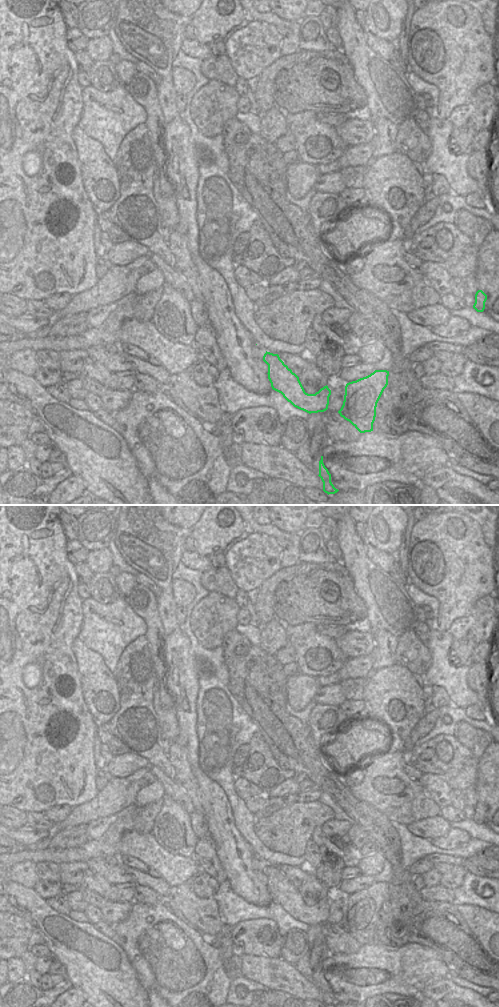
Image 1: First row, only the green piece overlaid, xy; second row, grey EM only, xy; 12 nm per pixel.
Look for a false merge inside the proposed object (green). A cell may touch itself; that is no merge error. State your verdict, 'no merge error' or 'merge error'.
merge error

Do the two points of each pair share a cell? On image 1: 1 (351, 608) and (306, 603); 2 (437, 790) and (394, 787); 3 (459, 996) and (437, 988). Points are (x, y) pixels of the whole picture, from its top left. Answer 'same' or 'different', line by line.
1: same
2: different
3: same

